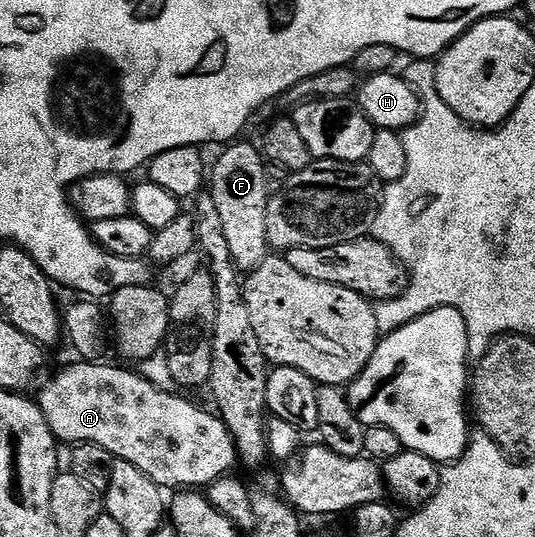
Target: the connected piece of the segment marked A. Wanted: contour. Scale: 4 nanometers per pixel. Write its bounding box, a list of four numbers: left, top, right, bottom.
[37,362,237,490]

